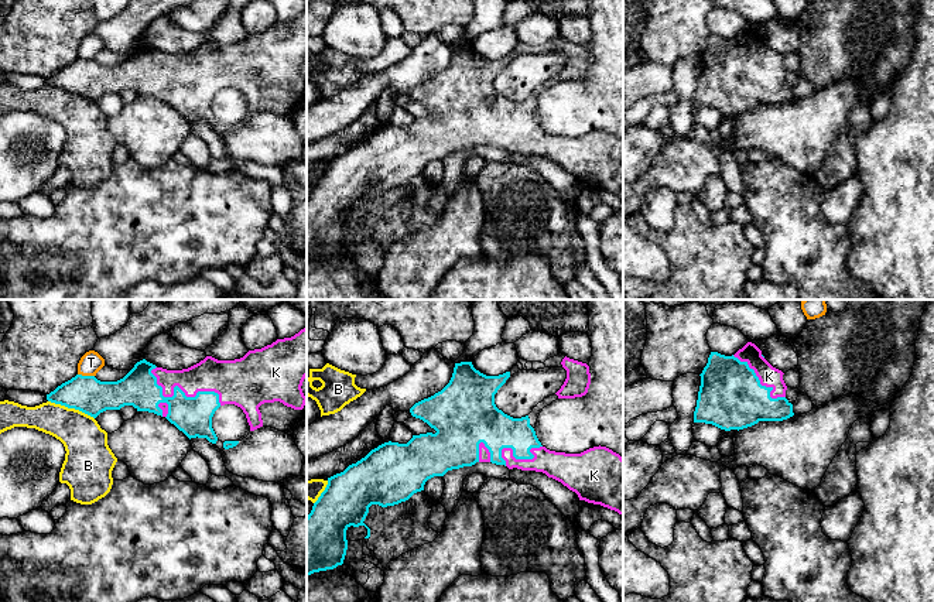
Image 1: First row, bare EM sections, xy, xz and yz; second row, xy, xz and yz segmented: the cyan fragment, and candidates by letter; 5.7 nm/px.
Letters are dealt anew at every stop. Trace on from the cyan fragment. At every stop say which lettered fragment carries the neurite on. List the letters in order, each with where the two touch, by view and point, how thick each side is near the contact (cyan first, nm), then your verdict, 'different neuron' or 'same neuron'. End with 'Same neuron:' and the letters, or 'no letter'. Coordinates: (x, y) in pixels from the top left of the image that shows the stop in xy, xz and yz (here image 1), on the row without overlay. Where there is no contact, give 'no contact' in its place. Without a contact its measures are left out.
B: xy (71, 91) | 200/240 nm | different neuron
K: xy (181, 74) | 220/190 nm | same neuron
T: xy (86, 60) | 200/120 nm | different neuron
Same neuron: K

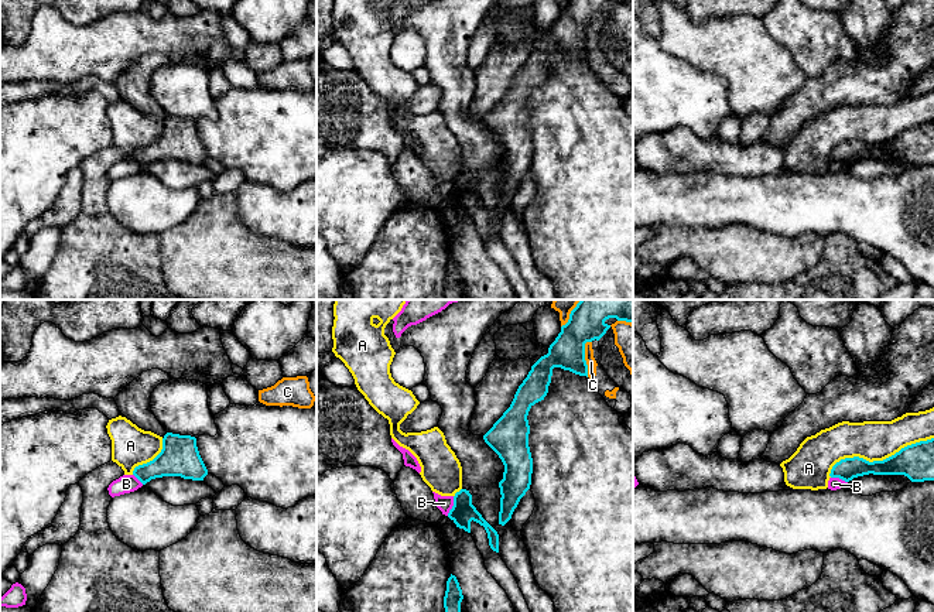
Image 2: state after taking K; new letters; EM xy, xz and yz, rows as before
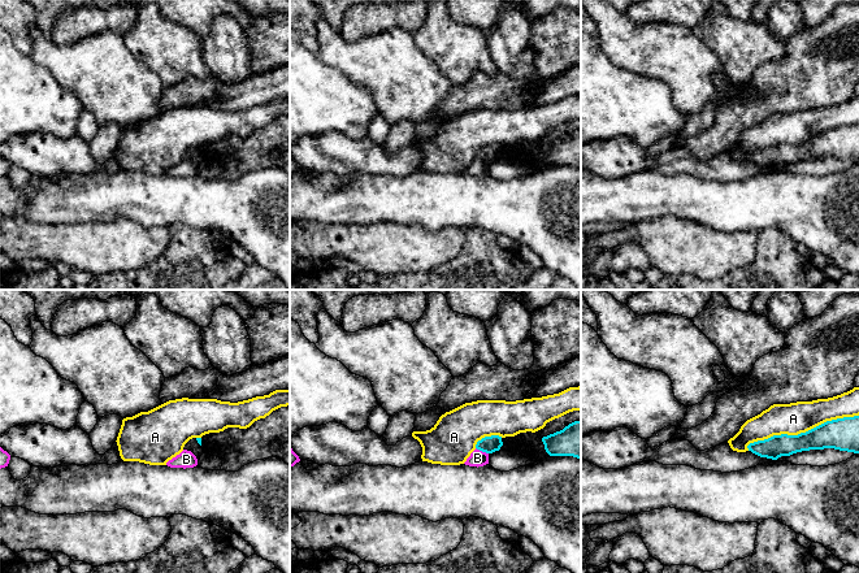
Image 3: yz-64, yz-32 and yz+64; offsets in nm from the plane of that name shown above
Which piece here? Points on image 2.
A: yz (878, 144) | 200/220 nm | different neuron
B: xz (452, 190) | 140/90 nm | different neuron
C: xz (584, 41) | 190/60 nm | different neuron
Same neuron: no letter

